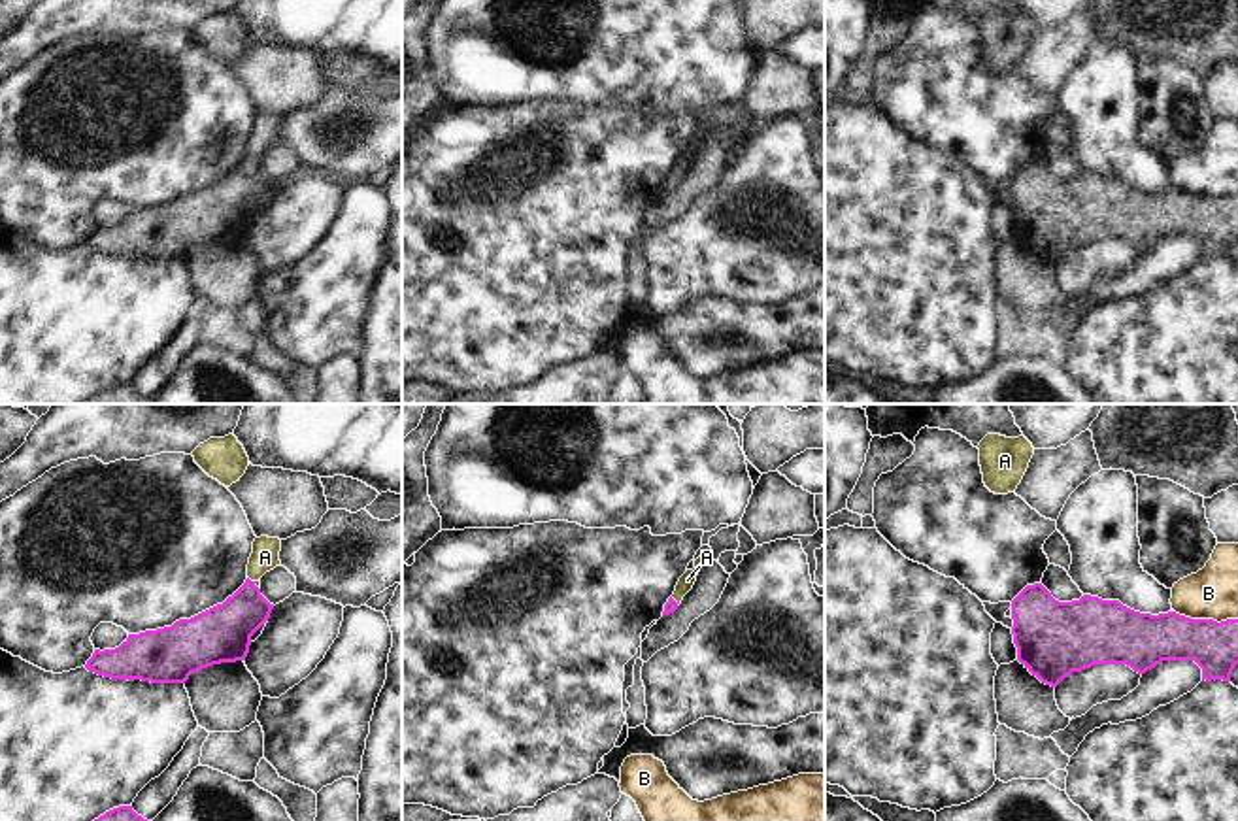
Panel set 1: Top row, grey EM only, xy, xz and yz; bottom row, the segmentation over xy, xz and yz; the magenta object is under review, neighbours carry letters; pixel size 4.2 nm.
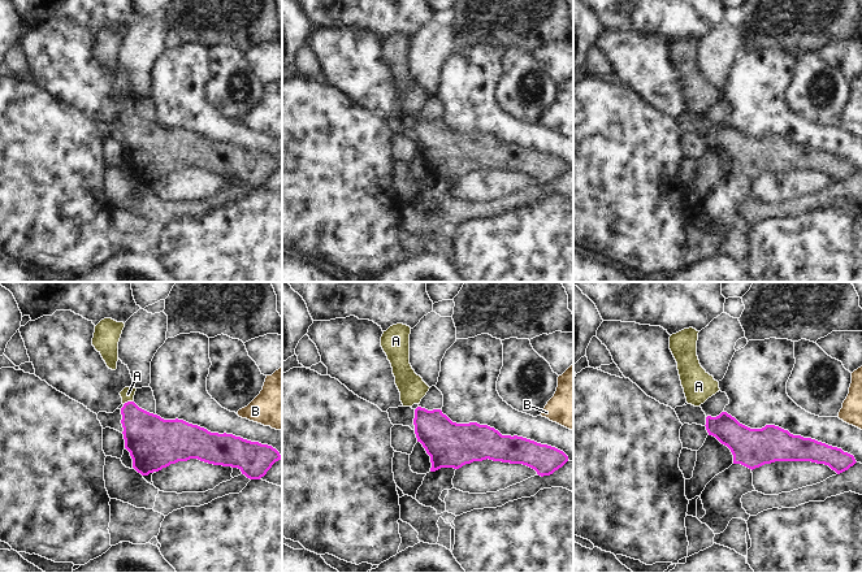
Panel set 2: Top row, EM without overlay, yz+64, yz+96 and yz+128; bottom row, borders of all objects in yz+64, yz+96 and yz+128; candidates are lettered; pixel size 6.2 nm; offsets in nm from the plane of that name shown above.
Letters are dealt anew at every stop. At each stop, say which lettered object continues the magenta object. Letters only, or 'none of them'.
A

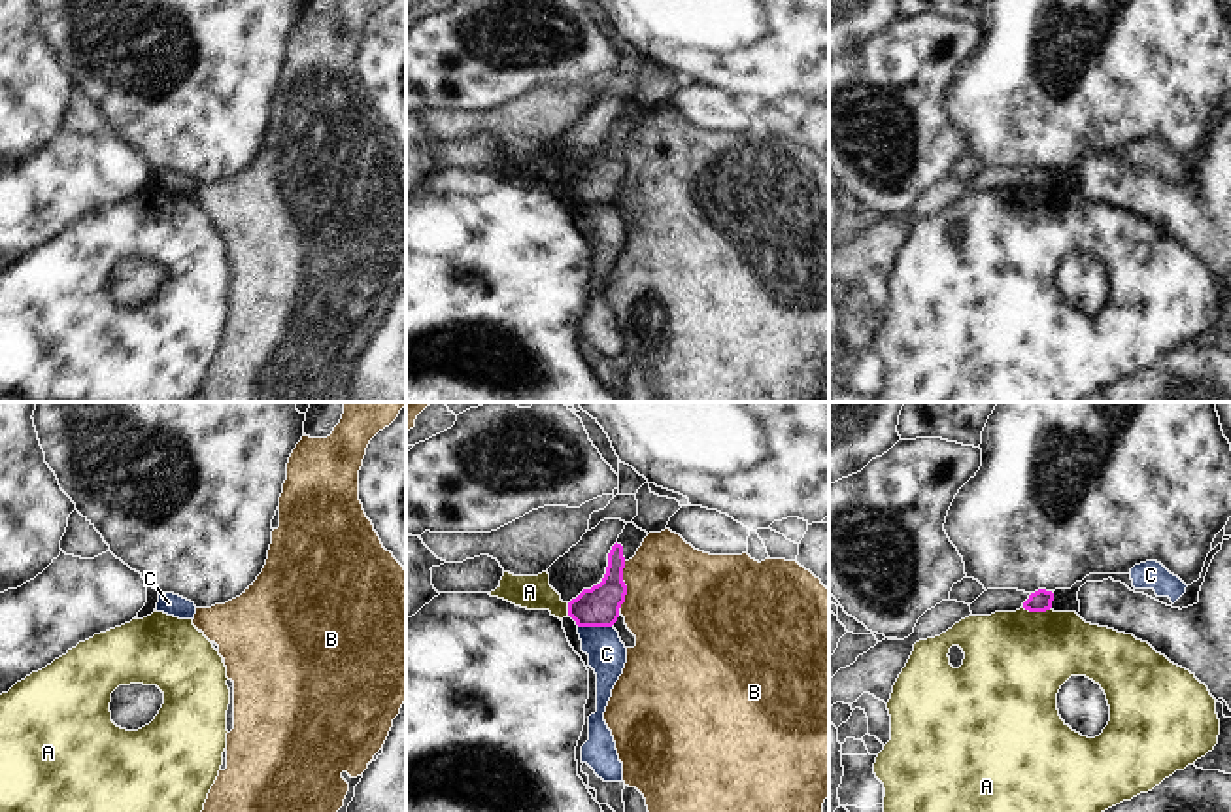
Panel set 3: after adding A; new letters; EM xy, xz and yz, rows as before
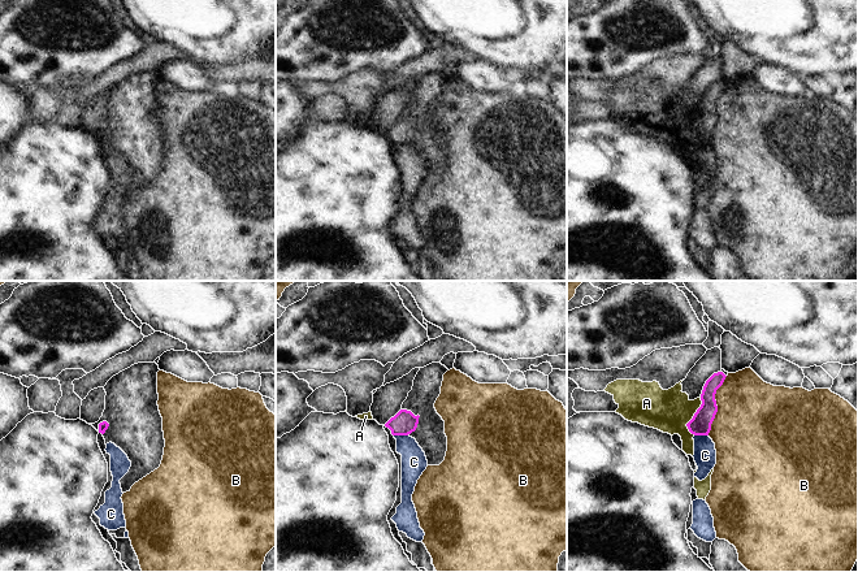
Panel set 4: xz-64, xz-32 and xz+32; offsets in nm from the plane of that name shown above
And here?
none of them

